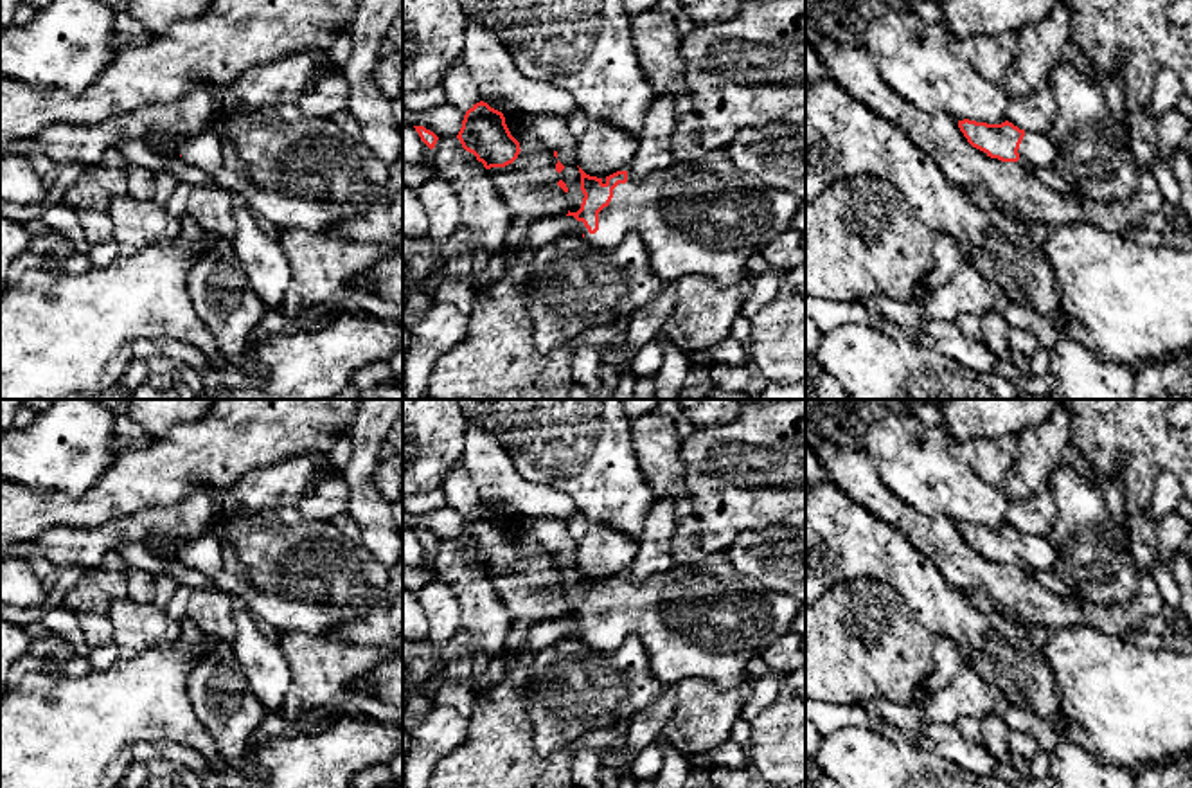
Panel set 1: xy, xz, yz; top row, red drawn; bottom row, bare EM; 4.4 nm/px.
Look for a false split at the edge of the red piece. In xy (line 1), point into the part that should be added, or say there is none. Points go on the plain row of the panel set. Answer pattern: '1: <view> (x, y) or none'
1: none

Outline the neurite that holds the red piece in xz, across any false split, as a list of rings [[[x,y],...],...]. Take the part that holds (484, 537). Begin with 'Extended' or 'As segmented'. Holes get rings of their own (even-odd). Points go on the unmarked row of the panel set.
As segmented. [[[480,504],[473,507],[457,538],[462,551],[476,560],[485,572],[505,570],[520,558],[520,545],[511,538],[502,515]]]

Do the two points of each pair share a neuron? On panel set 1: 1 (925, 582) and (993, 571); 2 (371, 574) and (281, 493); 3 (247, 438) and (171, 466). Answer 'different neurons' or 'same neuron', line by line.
1: different neurons
2: different neurons
3: same neuron

